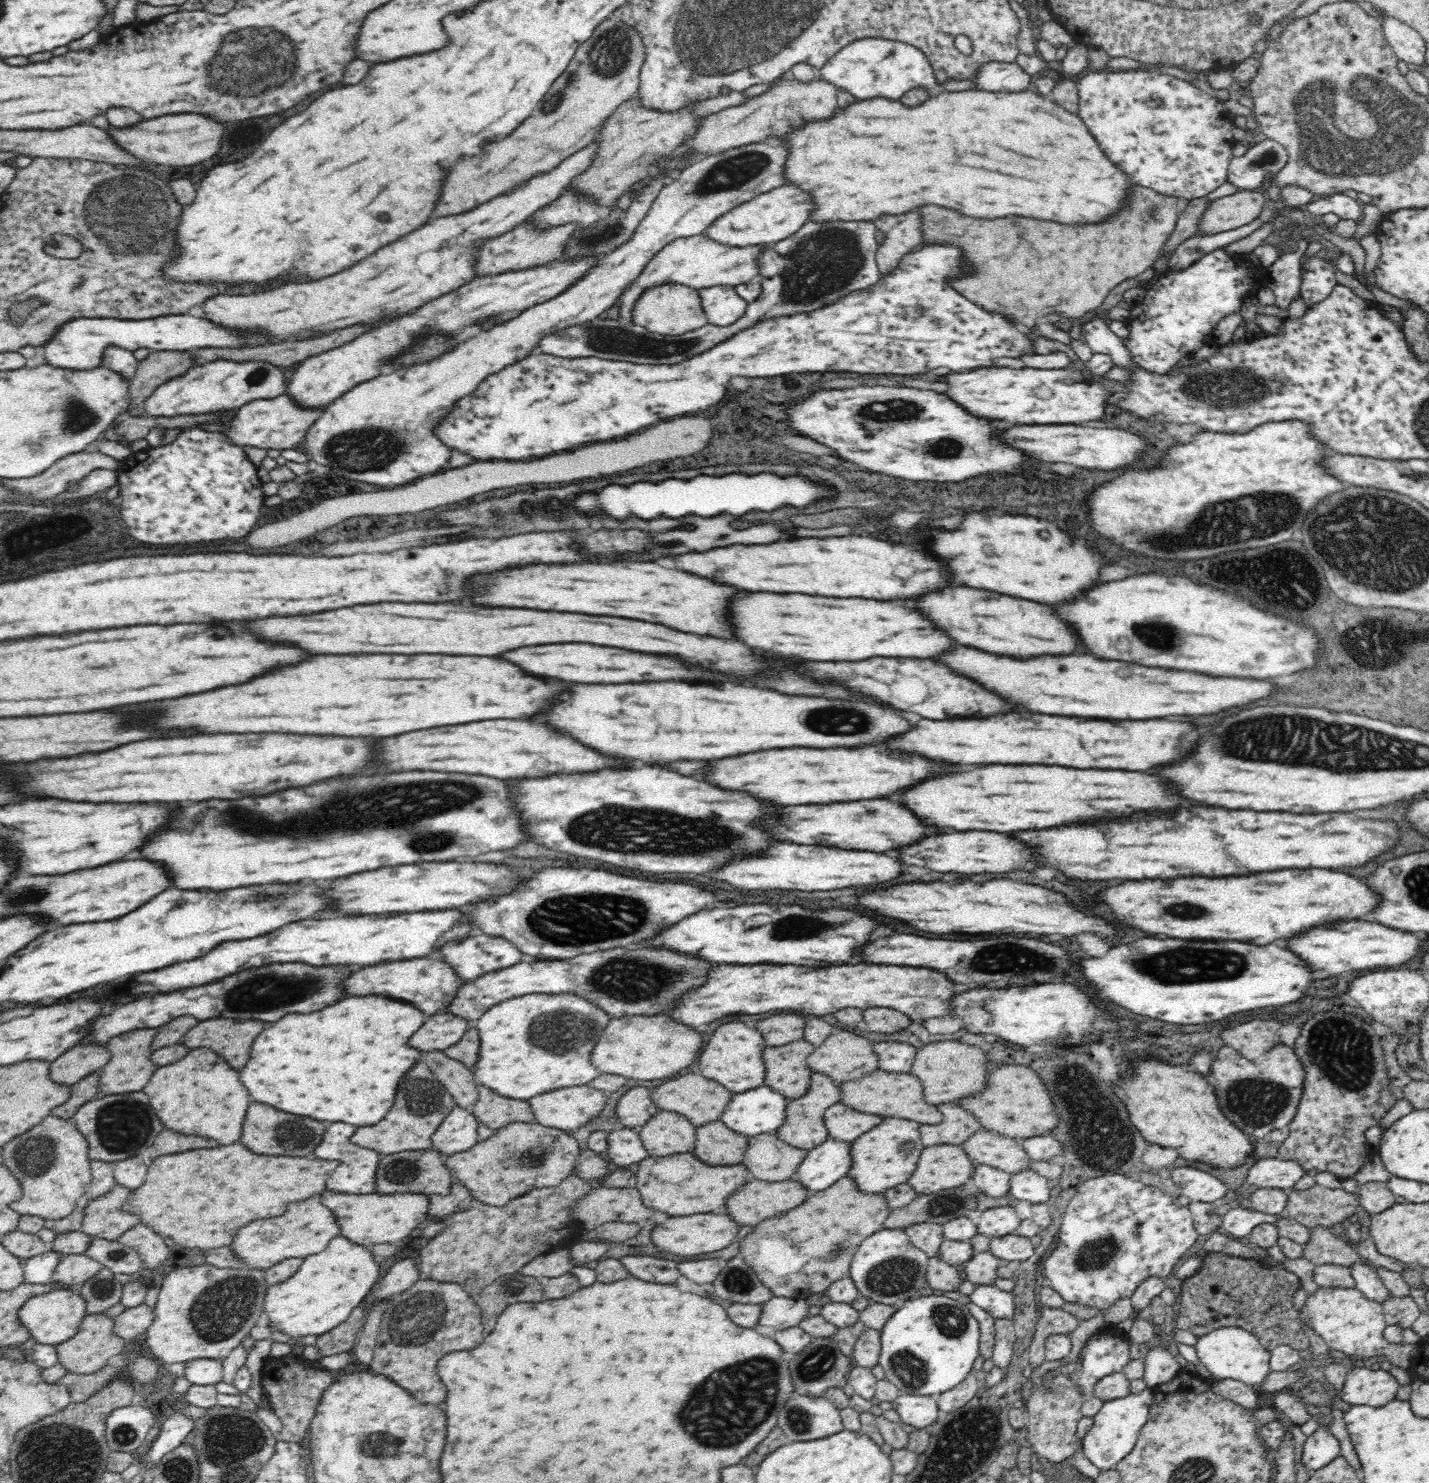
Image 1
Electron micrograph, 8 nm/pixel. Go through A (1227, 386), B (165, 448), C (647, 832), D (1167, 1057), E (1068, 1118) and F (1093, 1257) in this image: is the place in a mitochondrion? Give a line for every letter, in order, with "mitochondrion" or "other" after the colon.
A: mitochondrion
B: other
C: mitochondrion
D: other
E: mitochondrion
F: mitochondrion

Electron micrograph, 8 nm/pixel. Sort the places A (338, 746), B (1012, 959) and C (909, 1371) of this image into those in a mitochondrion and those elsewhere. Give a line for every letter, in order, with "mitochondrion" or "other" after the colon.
A: other
B: mitochondrion
C: mitochondrion

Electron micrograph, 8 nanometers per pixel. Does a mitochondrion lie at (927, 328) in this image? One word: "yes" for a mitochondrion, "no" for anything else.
no

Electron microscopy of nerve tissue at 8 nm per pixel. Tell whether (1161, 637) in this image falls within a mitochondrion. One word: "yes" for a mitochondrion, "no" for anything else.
yes

